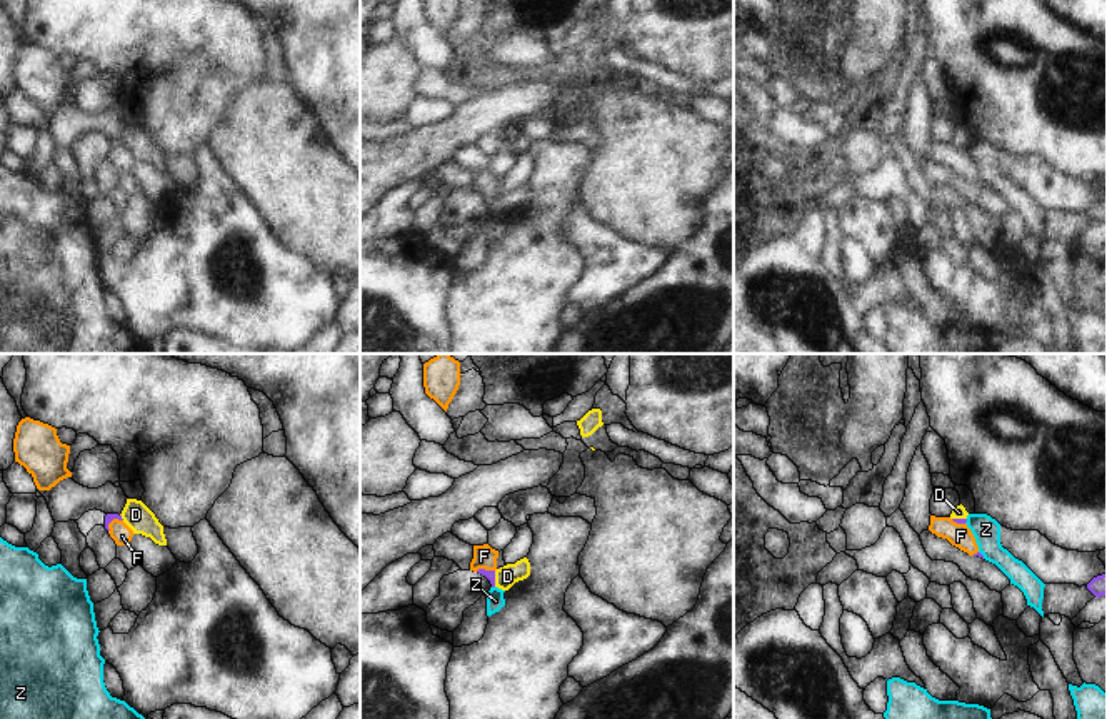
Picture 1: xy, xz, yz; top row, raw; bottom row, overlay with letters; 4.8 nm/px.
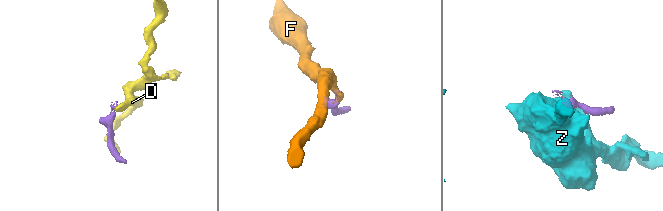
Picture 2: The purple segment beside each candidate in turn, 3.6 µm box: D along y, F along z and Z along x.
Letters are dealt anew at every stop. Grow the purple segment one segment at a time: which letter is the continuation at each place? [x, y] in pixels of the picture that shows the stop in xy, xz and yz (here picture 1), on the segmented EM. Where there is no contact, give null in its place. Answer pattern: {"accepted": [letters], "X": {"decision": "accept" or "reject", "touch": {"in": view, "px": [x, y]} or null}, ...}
{"accepted": ["F"], "D": {"decision": "reject", "touch": {"in": "xz", "px": [494, 579]}}, "F": {"decision": "accept", "touch": {"in": "xy", "px": [112, 519]}}, "Z": {"decision": "reject", "touch": {"in": "yz", "px": [981, 554]}}}

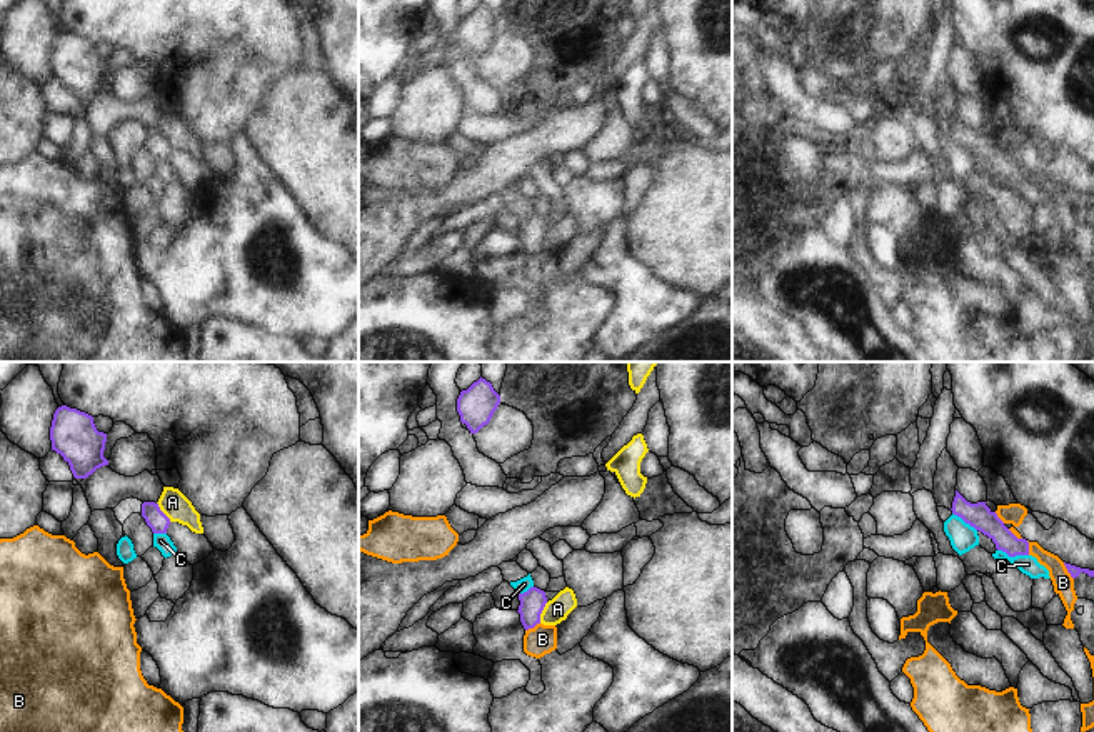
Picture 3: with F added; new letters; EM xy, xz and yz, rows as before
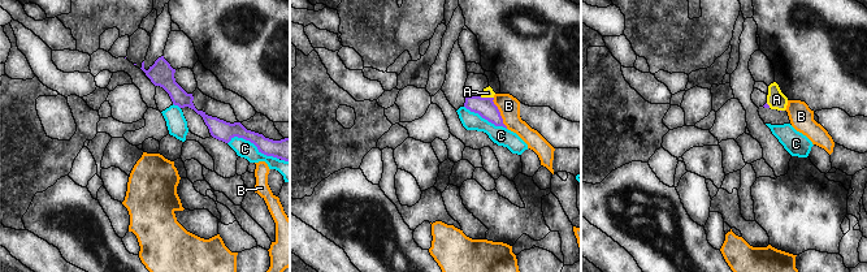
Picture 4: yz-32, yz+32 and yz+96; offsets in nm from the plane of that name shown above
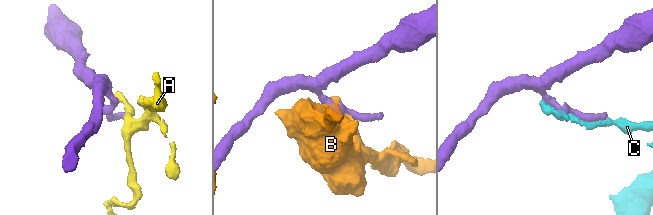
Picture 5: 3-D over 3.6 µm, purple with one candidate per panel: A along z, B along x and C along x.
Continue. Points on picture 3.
{"accepted": [], "A": {"decision": "reject", "touch": {"in": "xz", "px": [541, 612]}}, "B": {"decision": "reject", "touch": {"in": "yz", "px": [1068, 571]}}, "C": {"decision": "reject", "touch": {"in": "yz", "px": [1013, 556]}}}

